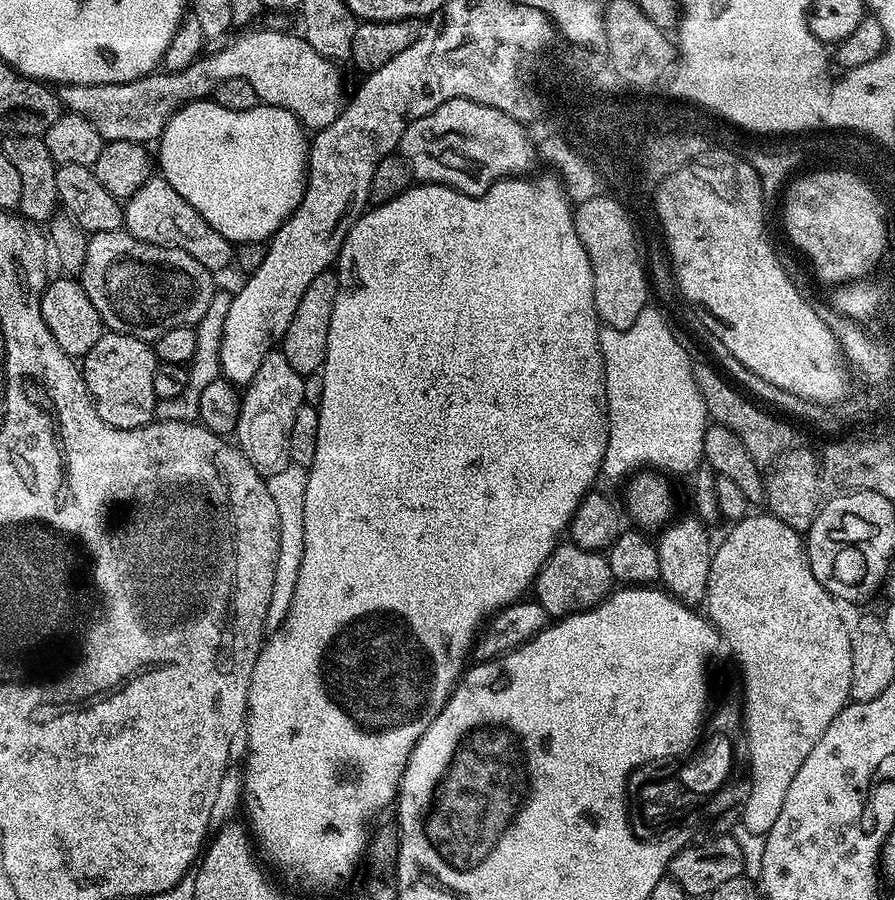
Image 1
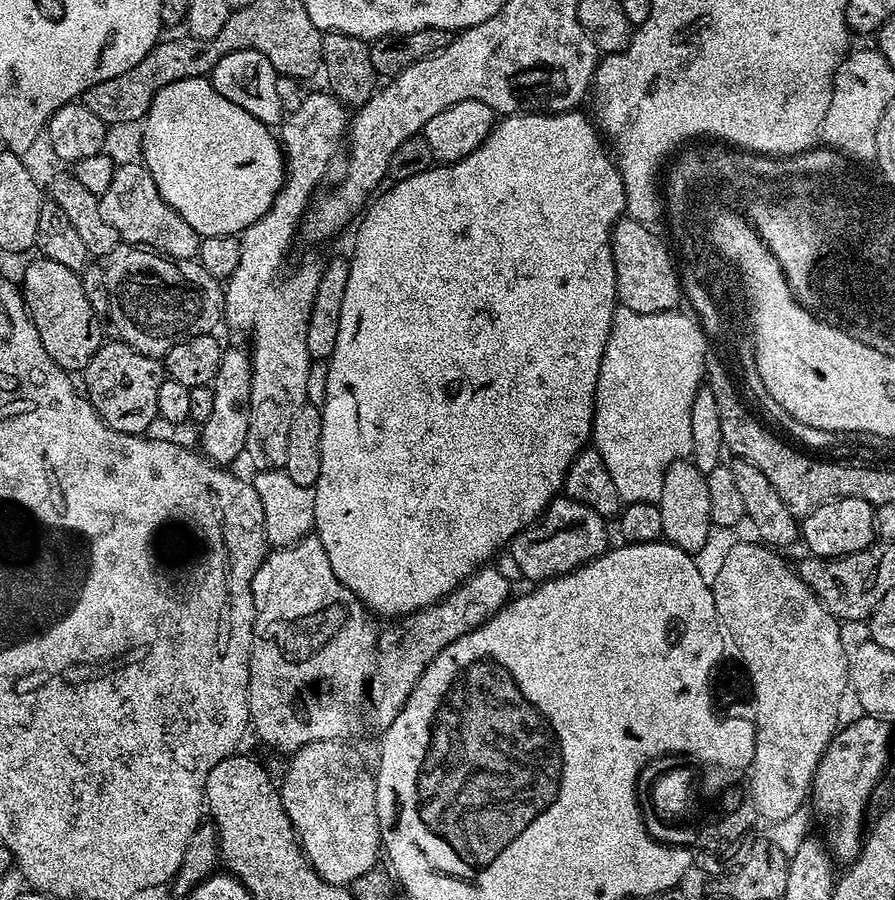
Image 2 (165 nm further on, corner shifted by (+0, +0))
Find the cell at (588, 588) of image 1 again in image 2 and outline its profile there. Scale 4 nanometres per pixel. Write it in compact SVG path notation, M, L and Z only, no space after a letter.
M557 498L541 512L532 524L527 524L510 541L510 553L525 581L543 582L564 576L575 568L588 564L595 556L608 551L608 528L605 517L577 500Z

